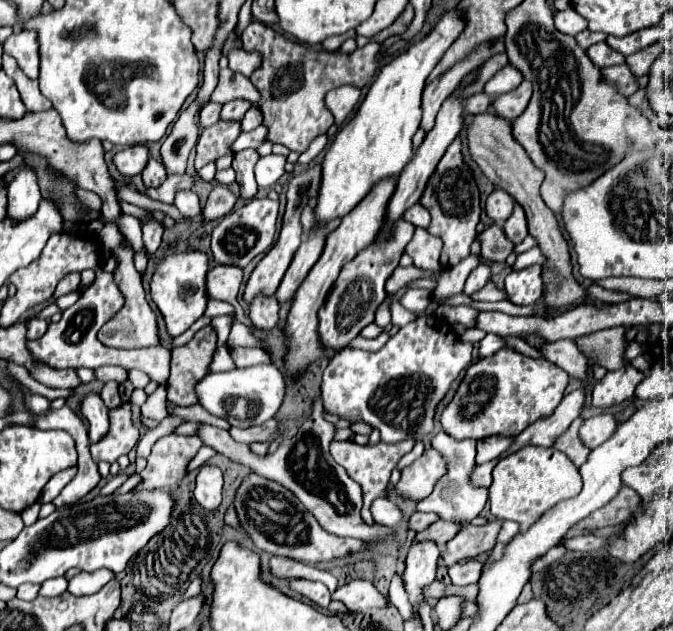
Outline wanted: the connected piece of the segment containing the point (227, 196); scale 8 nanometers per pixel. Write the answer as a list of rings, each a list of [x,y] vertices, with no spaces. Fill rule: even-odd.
[[[215,186],[213,192],[209,194],[205,208],[203,208],[205,222],[213,222],[213,220],[227,216],[233,210],[235,202],[237,202],[237,198],[225,186]]]

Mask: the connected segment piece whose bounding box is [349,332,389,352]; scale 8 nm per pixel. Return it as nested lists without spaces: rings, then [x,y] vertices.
[[[386,332],[381,333],[374,339],[367,339],[361,336],[353,339],[349,347],[358,348],[366,351],[375,352],[381,349],[389,340],[389,335]]]

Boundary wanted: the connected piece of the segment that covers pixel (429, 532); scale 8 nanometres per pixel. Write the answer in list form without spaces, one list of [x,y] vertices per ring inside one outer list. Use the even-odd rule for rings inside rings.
[[[439,520],[435,524],[431,524],[427,530],[415,534],[413,538],[413,544],[419,542],[419,538],[431,538],[439,548],[443,548],[455,534],[459,532],[459,524],[455,522],[445,522],[445,520]]]

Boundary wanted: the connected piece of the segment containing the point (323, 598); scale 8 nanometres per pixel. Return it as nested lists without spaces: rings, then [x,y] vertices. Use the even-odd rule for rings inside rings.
[[[293,578],[291,588],[295,592],[311,598],[315,604],[319,604],[323,608],[327,608],[329,602],[331,602],[331,592],[321,582],[311,582],[311,580],[305,580],[305,578]]]

